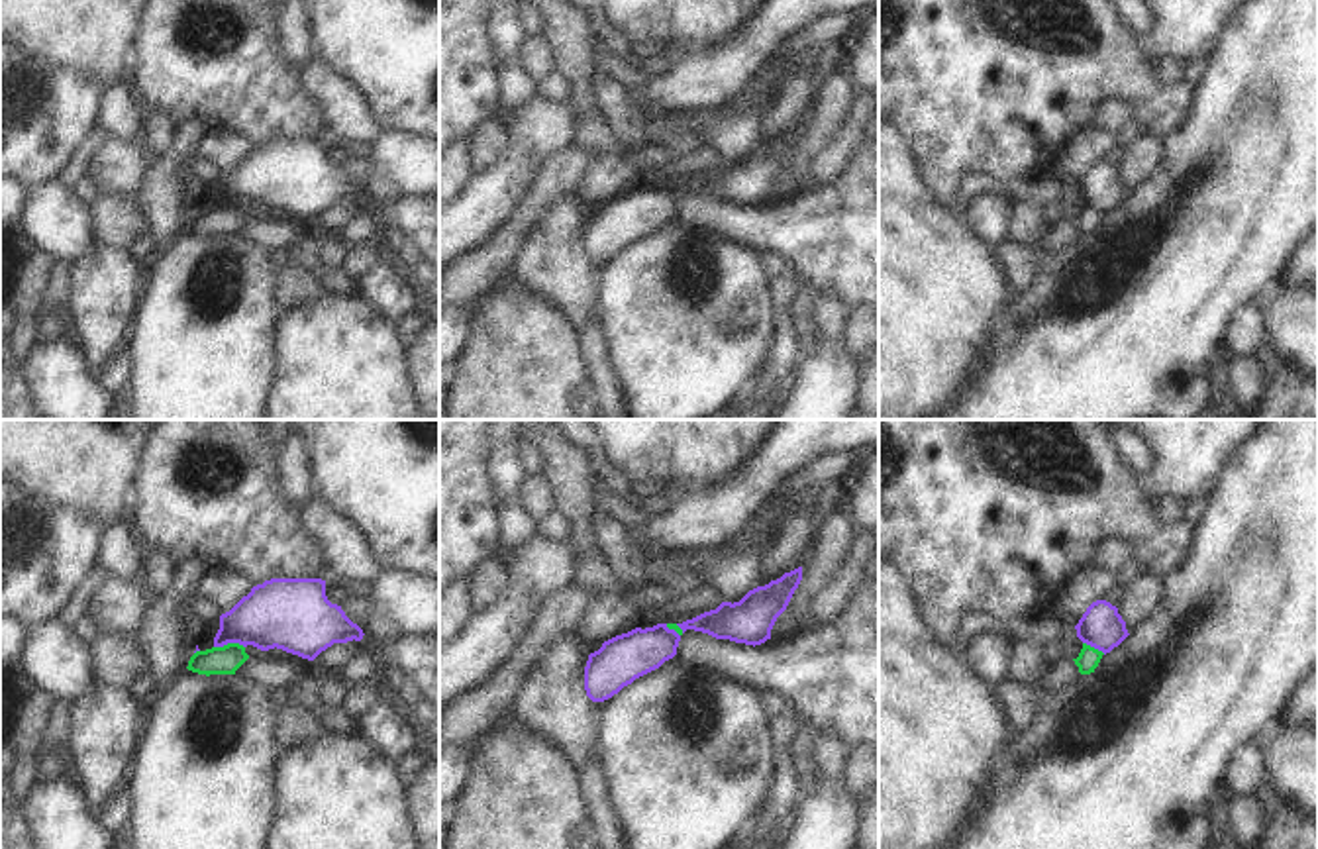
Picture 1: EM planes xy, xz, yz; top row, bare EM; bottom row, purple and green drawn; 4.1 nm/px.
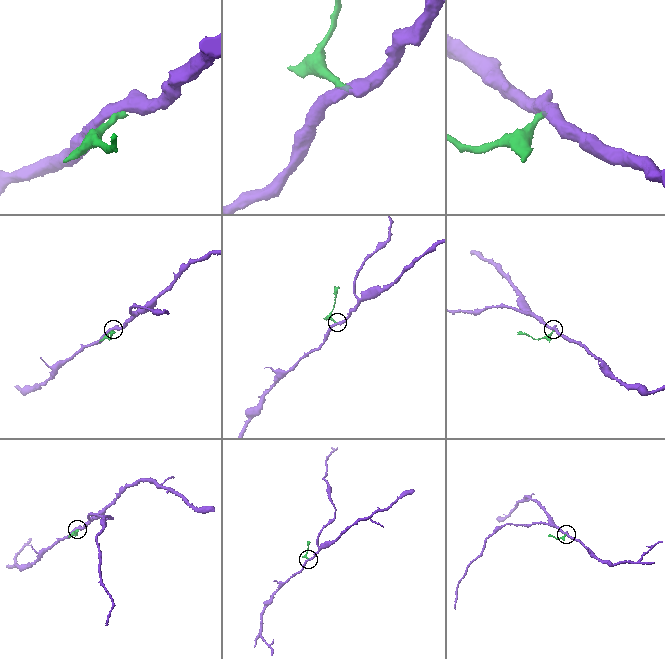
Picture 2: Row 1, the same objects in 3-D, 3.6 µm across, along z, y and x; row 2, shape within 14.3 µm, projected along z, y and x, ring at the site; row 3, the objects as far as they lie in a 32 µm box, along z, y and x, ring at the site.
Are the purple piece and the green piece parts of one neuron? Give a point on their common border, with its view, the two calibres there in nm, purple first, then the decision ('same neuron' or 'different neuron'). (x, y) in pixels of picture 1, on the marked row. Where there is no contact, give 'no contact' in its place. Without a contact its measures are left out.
xy (228, 642) | 280/120 nm | different neuron

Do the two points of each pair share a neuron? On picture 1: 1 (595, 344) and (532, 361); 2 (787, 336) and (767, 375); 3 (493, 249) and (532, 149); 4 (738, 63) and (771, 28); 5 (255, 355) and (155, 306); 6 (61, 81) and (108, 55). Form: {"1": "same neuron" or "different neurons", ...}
{"1": "different neurons", "2": "same neuron", "3": "different neurons", "4": "same neuron", "5": "same neuron", "6": "different neurons"}

